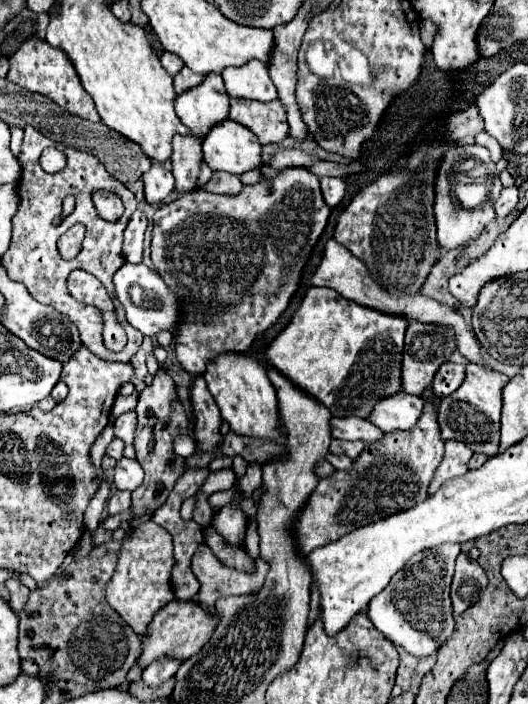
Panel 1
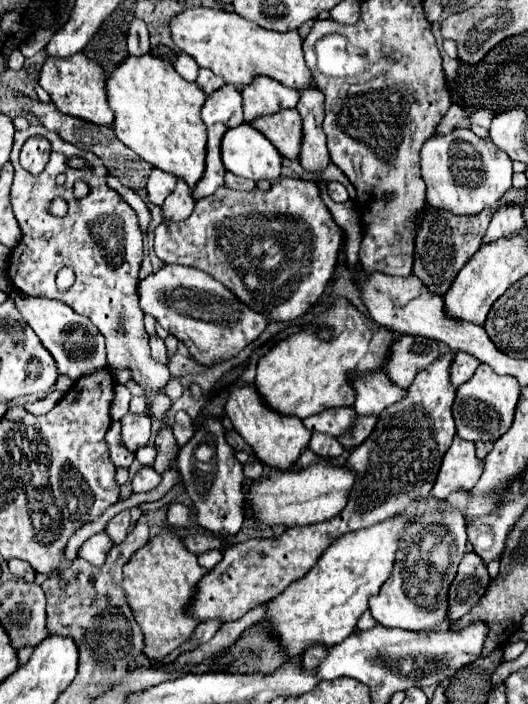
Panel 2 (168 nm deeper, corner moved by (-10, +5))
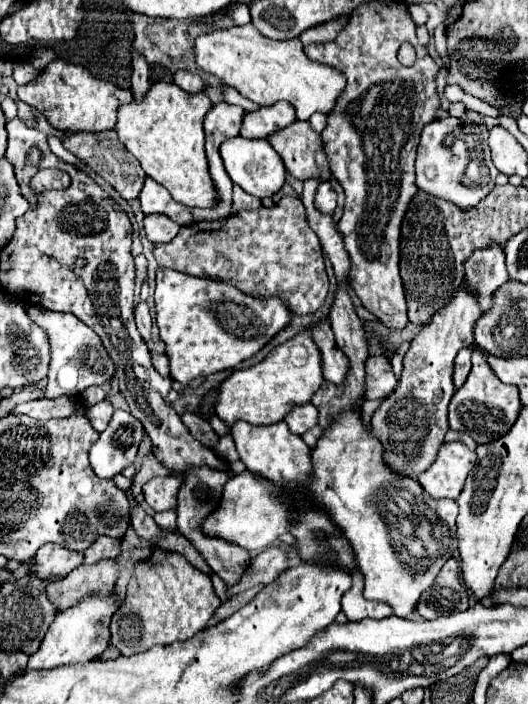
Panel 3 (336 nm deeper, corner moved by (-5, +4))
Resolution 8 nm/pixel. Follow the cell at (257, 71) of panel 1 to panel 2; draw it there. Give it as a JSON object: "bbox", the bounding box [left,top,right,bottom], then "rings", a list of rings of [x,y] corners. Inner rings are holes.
{"bbox":[241,76,299,124],"rings":[[[267,76],[255,78],[253,84],[241,90],[243,94],[243,118],[247,124],[261,116],[271,116],[287,108],[295,108],[299,102],[299,92],[271,80]]]}

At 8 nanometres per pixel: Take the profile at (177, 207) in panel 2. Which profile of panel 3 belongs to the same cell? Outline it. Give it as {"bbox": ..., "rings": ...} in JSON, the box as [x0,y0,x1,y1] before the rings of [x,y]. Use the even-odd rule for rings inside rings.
{"bbox":[144,213,180,243],"rings":[[[154,213],[144,217],[144,231],[152,243],[168,243],[176,237],[176,233],[180,231],[180,225],[172,221],[168,215]]]}

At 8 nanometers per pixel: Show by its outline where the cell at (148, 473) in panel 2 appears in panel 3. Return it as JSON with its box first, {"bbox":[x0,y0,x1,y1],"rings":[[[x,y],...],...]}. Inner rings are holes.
{"bbox":[144,475,180,511],"rings":[[[170,475],[170,477],[154,477],[150,479],[144,487],[144,499],[148,501],[148,505],[154,511],[166,511],[166,509],[174,509],[176,507],[176,495],[178,495],[178,487],[180,487],[180,477]]]}

